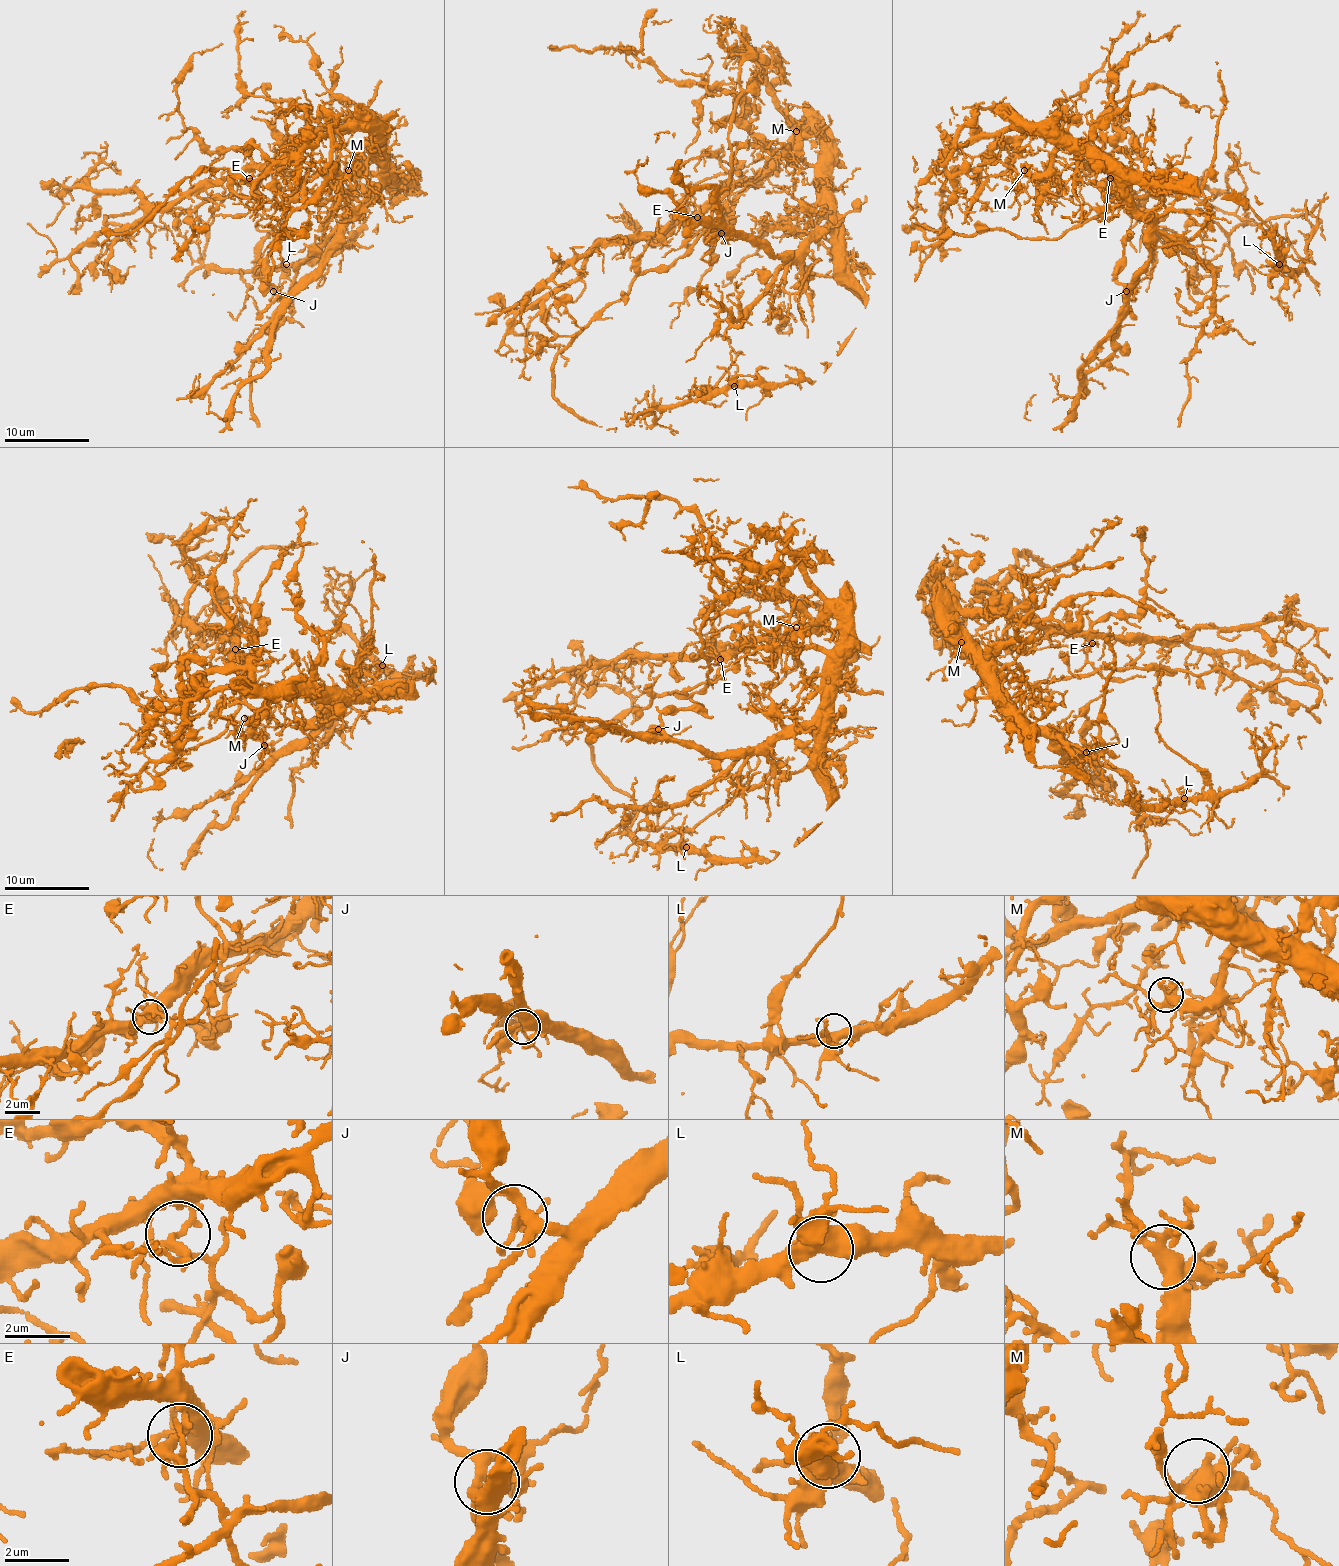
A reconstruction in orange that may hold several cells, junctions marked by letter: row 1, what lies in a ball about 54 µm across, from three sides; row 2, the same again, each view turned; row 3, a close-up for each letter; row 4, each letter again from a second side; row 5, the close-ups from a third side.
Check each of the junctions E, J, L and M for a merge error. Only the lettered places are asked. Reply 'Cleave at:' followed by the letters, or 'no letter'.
Cleave at: E

